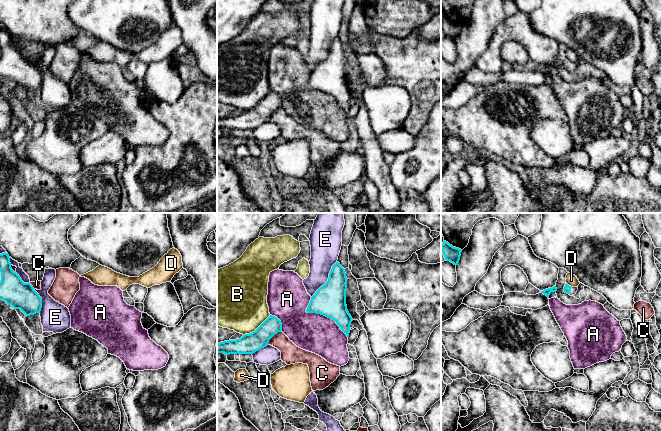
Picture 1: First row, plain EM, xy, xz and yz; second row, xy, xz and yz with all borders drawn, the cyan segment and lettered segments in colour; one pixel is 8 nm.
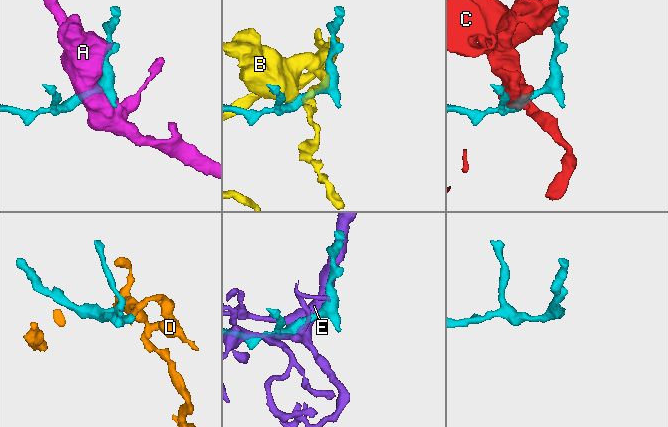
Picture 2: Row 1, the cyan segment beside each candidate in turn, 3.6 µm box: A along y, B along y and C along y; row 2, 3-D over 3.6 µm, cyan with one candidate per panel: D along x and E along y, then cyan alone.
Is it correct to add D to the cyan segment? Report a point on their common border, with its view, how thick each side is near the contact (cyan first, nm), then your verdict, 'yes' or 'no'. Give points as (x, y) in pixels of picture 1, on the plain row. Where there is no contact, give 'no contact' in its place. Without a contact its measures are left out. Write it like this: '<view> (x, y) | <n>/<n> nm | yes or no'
yz (568, 61) | 60/90 nm | no

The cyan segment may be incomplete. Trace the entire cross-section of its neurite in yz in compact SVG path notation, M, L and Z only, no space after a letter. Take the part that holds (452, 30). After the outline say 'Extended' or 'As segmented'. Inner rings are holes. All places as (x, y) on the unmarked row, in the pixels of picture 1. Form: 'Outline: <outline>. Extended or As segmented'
Outline: M444 17L443 20L441 21L441 25L445 36L450 37L454 41L458 40L462 28L461 25L453 23L446 17Z. As segmented

